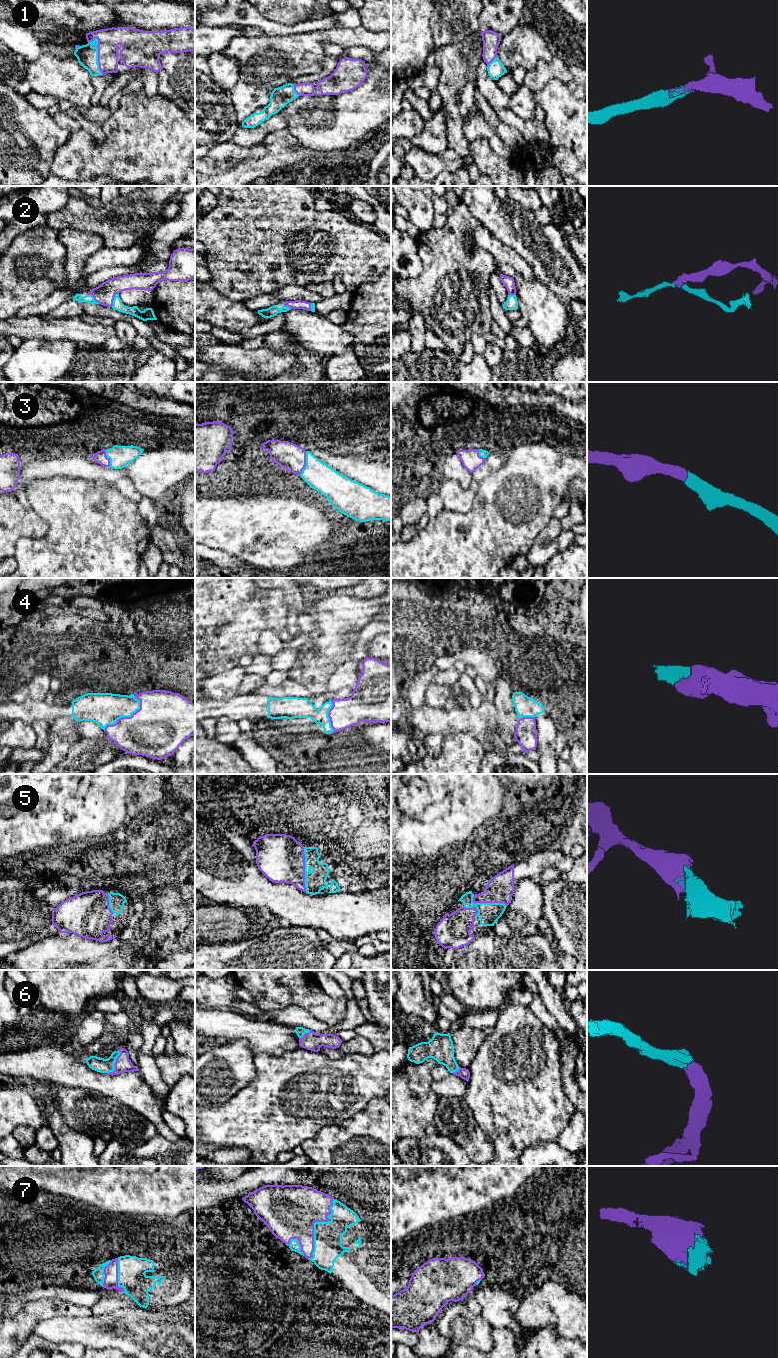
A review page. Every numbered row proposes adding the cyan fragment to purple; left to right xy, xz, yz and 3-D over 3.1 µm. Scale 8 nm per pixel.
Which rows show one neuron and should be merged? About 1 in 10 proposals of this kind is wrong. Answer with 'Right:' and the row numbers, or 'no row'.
Right: 1, 2, 3, 4, 5, 6, 7

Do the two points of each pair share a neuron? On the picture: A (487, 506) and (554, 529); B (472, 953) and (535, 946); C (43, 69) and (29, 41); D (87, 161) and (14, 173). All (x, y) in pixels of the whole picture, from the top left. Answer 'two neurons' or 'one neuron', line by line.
A: two neurons
B: one neuron
C: two neurons
D: two neurons

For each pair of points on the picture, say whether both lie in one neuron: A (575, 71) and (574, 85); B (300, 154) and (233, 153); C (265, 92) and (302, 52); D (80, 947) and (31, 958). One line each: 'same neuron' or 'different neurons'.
A: same neuron
B: different neurons
C: different neurons
D: same neuron

